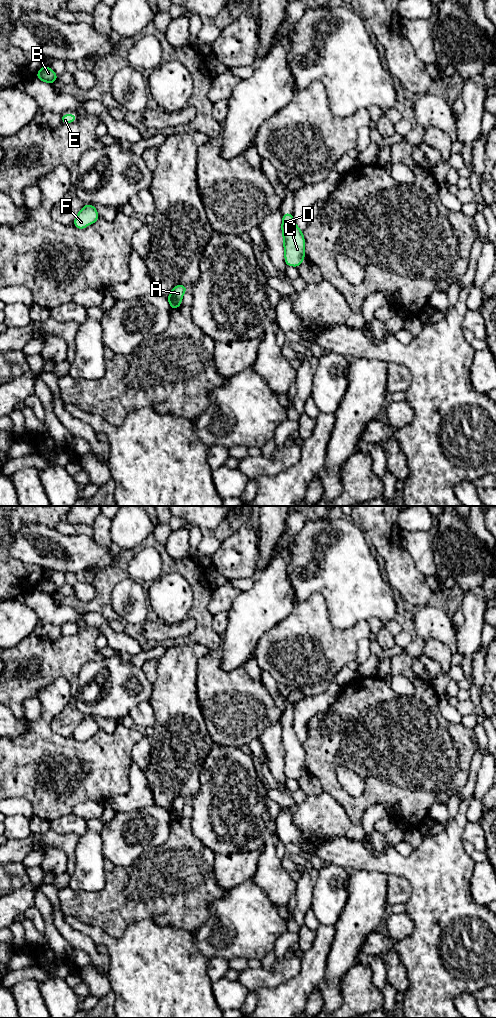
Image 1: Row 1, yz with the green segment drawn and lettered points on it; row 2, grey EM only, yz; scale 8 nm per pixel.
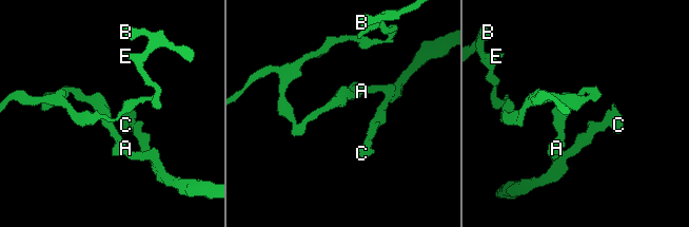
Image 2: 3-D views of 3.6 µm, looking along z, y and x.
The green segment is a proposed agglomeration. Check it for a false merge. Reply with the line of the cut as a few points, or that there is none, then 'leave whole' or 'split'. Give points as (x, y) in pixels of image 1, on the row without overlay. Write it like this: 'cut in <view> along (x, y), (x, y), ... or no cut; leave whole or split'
cut in yz along (180, 813), (169, 814); split

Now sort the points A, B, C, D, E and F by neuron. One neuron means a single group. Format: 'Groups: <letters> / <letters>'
Groups: A B E F / C D

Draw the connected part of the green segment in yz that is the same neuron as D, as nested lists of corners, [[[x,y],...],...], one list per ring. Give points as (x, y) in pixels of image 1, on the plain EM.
[[[286,723],[282,730],[284,768],[286,778],[299,779],[305,771],[305,751],[303,743],[297,739],[291,725]]]

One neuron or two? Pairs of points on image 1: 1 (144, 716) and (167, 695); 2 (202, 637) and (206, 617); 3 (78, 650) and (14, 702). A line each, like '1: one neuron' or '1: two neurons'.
1: two neurons
2: one neuron
3: one neuron

